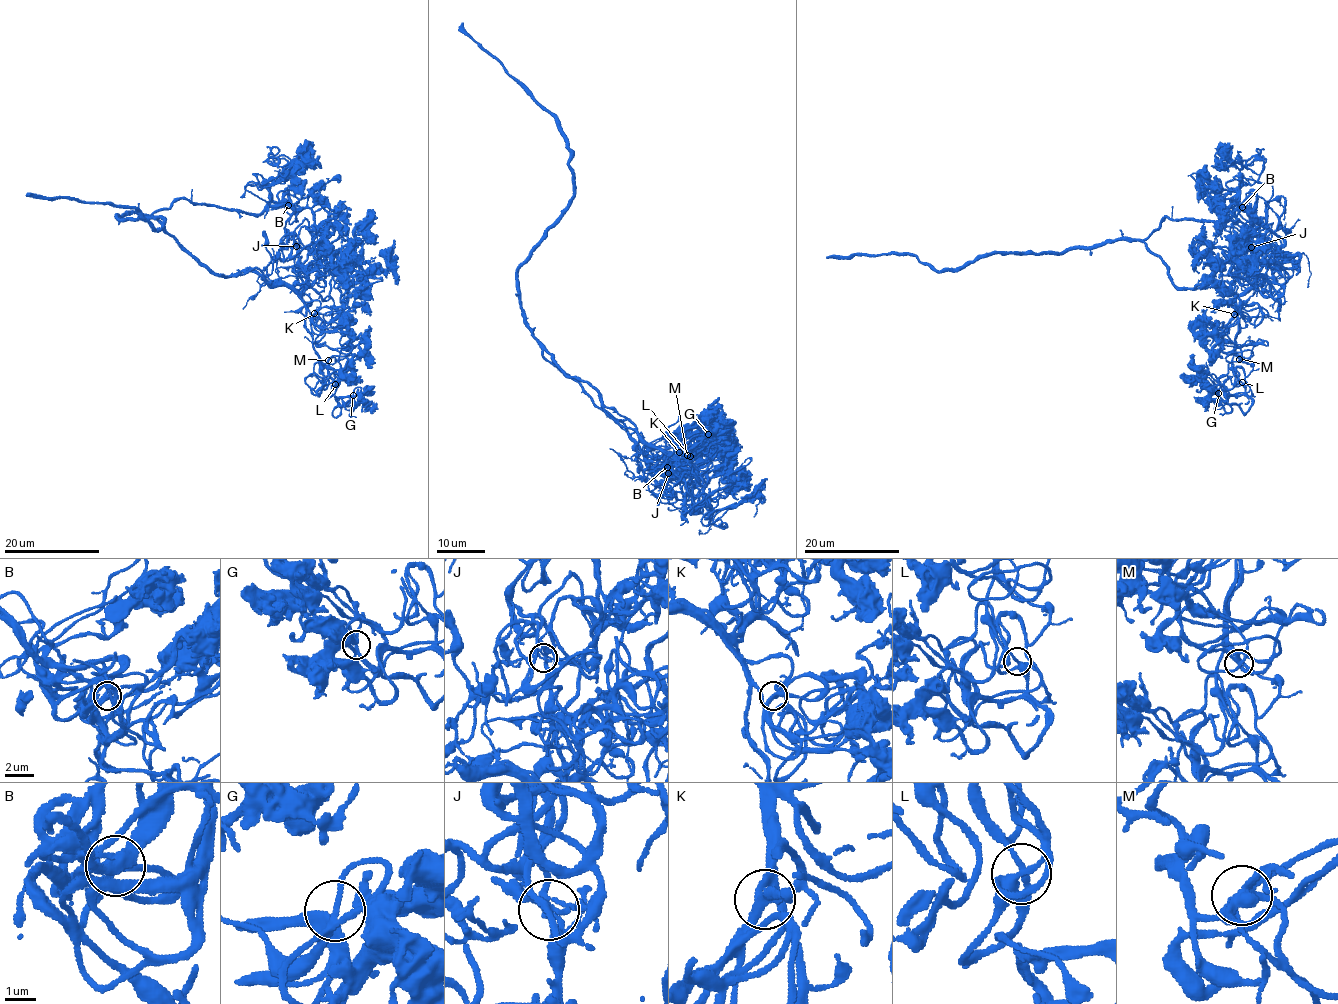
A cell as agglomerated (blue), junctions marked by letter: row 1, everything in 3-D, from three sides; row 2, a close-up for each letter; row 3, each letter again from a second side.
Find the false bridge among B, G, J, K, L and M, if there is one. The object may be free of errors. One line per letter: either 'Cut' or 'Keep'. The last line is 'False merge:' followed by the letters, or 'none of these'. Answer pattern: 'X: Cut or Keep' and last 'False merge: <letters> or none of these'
B: Keep
G: Keep
J: Cut
K: Keep
L: Keep
M: Keep
False merge: J

